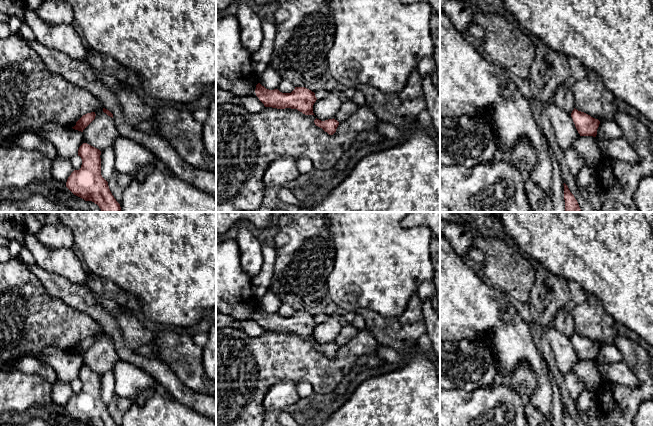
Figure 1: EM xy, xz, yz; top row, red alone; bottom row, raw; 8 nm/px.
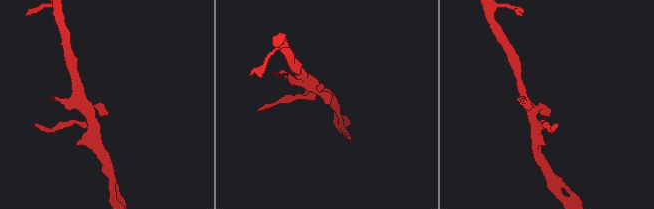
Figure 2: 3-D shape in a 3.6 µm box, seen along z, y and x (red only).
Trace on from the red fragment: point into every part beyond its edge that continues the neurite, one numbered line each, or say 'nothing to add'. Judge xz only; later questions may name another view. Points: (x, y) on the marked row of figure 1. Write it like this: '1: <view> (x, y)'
nothing to add

